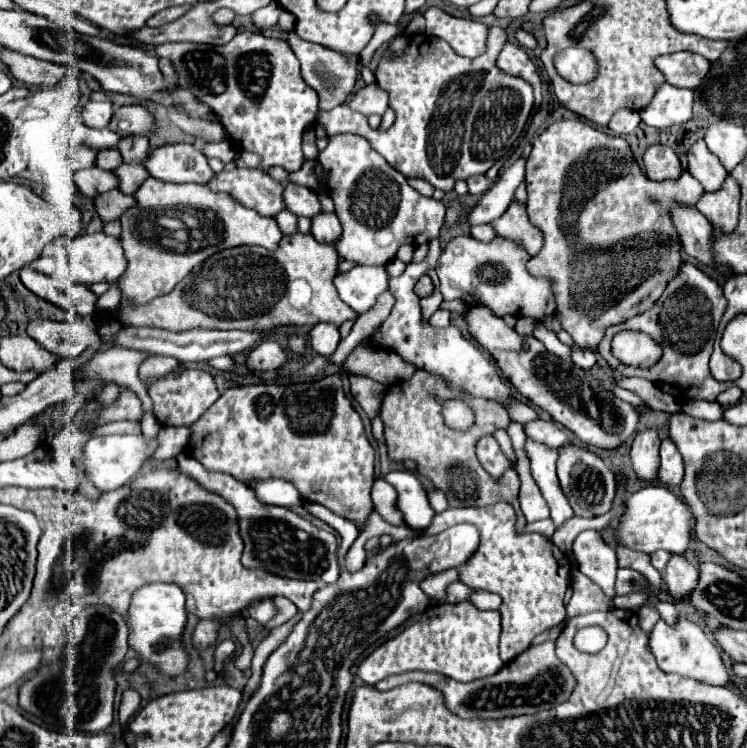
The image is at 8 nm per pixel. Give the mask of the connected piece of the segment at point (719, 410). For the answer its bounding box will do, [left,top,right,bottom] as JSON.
[683,399,725,421]

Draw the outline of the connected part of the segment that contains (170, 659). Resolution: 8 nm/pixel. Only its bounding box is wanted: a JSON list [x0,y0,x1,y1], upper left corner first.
[128,583,189,677]

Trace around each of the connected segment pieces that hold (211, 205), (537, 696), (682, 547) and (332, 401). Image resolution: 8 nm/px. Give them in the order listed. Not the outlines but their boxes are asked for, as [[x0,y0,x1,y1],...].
[[119,177,283,303],[439,641,577,719],[617,485,695,553],[187,373,373,527]]

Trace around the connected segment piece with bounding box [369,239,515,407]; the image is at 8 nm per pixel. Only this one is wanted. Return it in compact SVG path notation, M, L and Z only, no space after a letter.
M433 239L429 243L427 257L421 263L409 263L401 277L395 277L389 281L389 289L393 289L397 303L393 305L391 315L379 327L375 327L375 333L369 337L369 345L373 349L393 351L403 361L415 365L417 369L423 369L431 375L441 377L449 389L461 391L465 395L481 397L487 401L495 401L495 403L507 407L515 397L513 397L511 389L501 381L497 367L489 361L489 357L481 351L481 347L475 341L463 337L455 325L449 325L445 329L437 329L437 327L431 327L429 323L423 321L419 297L415 295L413 287L415 287L417 279L427 273L427 269L435 267L439 253L441 253L441 241Z

